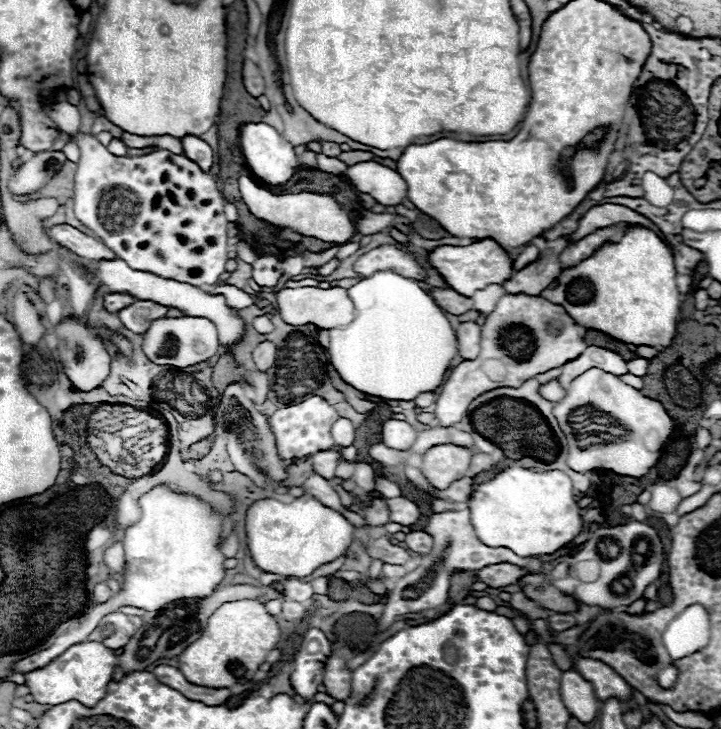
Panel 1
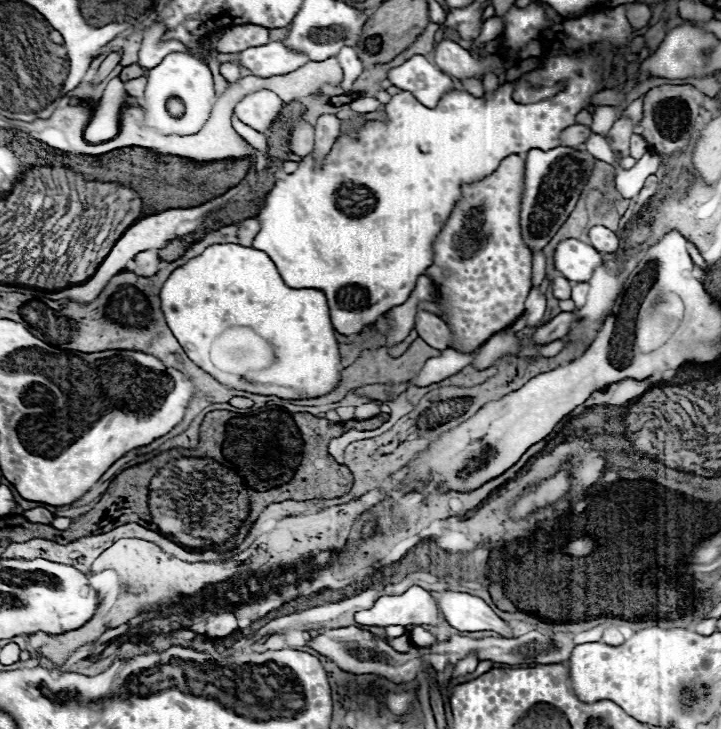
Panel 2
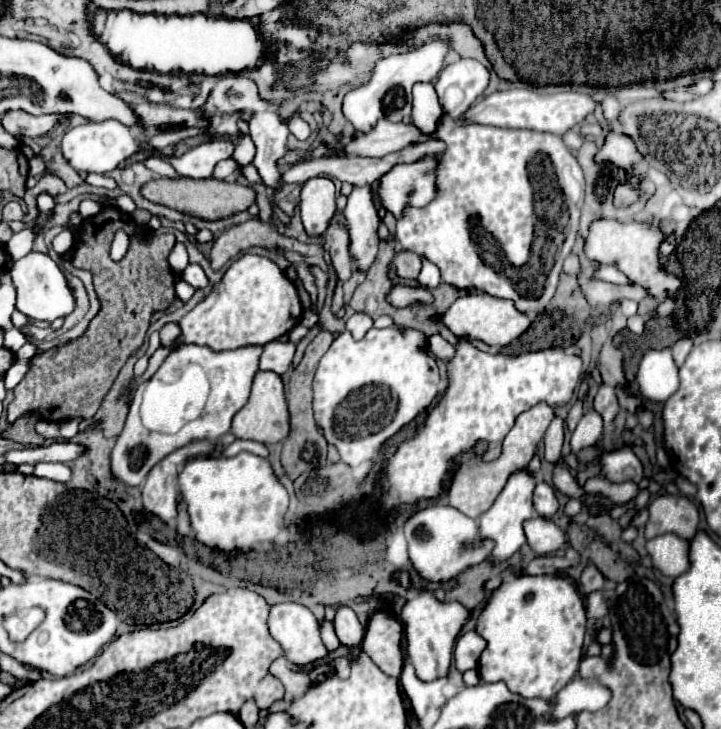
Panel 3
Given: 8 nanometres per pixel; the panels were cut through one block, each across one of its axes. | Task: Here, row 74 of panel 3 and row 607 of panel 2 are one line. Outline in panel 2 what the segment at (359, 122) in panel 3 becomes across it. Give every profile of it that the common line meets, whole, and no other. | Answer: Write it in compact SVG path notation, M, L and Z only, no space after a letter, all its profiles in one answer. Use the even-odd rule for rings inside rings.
M410 586L404 594L382 596L370 610L354 614L360 626L410 626L410 624L440 624L444 618L436 606L436 600L428 590Z

